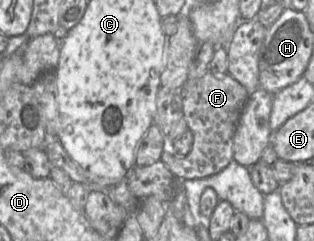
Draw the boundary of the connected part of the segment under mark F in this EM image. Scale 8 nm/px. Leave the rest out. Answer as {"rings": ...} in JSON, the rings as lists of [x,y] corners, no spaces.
{"rings":[[[208,71],[198,79],[187,79],[181,88],[183,116],[193,133],[193,144],[186,156],[176,156],[168,147],[162,161],[178,181],[206,178],[219,173],[233,160],[233,140],[237,124],[249,97],[247,89],[228,72],[213,74]]]}

